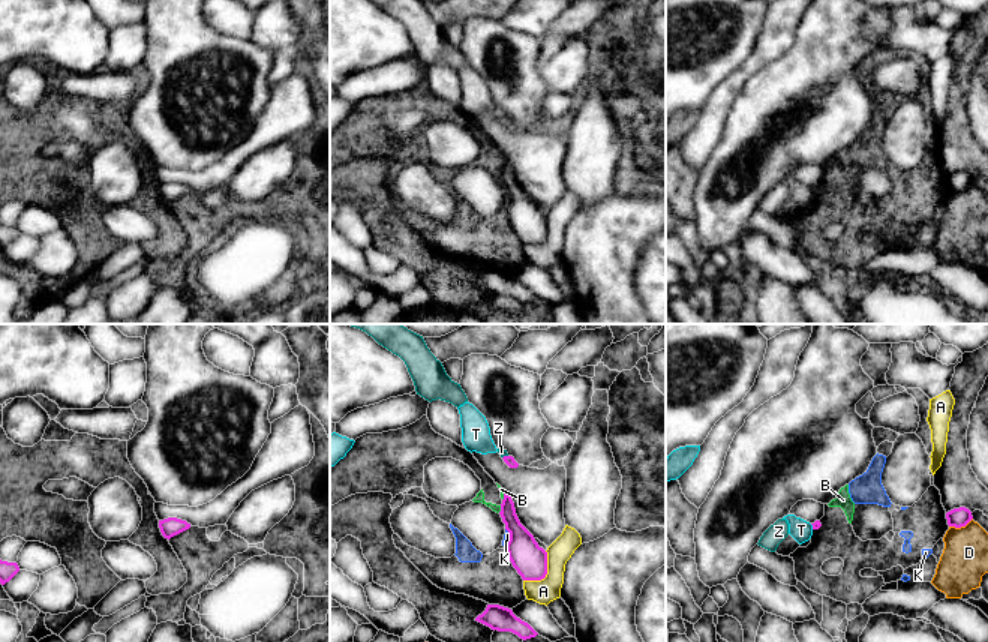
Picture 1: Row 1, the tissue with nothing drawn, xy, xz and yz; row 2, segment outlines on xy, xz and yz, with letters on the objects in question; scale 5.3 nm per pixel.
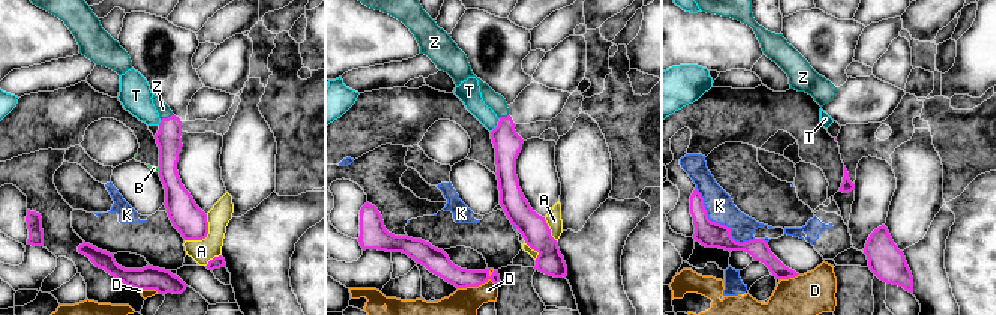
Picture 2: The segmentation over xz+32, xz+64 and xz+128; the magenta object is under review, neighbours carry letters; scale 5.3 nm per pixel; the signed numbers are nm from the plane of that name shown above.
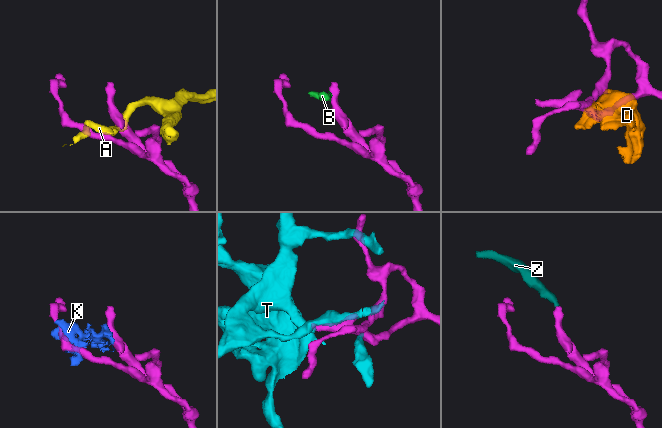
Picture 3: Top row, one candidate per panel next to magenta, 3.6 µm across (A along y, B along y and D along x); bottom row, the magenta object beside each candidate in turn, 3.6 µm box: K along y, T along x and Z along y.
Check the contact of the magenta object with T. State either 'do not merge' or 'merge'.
do not merge

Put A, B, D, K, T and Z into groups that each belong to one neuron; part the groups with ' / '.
A / B D K / T / Z

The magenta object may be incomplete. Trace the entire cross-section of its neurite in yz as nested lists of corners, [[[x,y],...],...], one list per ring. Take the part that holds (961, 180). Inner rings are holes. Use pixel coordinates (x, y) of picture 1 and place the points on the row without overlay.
[[[966,171],[954,172],[946,177],[948,189],[961,192],[966,190],[972,183],[972,176]]]

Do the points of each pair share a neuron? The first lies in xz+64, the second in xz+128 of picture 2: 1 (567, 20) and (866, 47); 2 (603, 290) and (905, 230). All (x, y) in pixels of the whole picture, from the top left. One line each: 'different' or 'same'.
1: same
2: different

